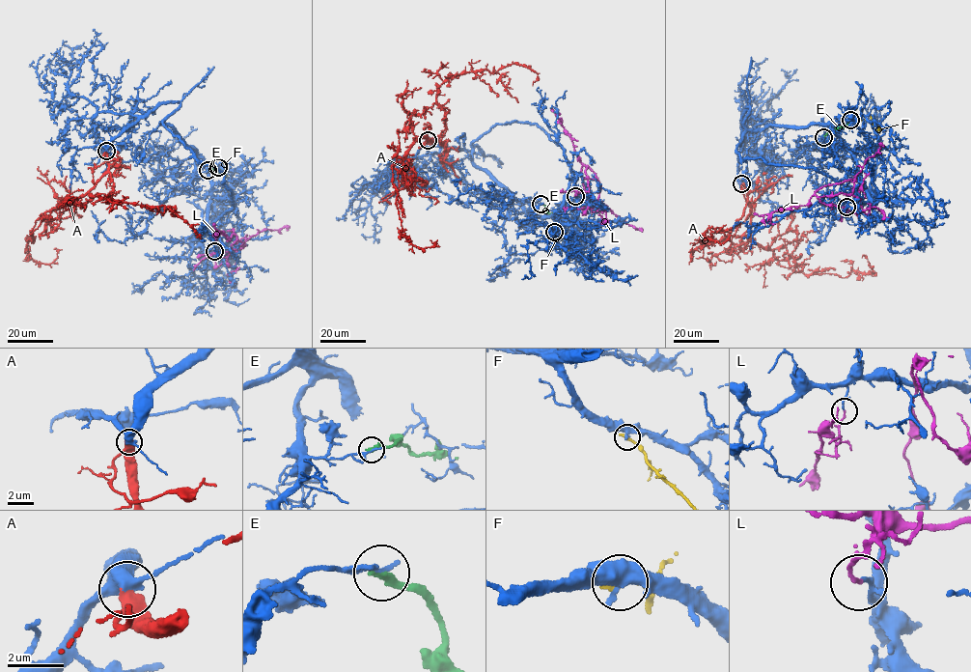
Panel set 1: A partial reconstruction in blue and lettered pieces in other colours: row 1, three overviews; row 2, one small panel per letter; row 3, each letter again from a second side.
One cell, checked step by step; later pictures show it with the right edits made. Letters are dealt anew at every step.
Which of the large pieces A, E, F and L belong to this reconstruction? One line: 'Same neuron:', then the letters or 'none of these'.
Same neuron: A

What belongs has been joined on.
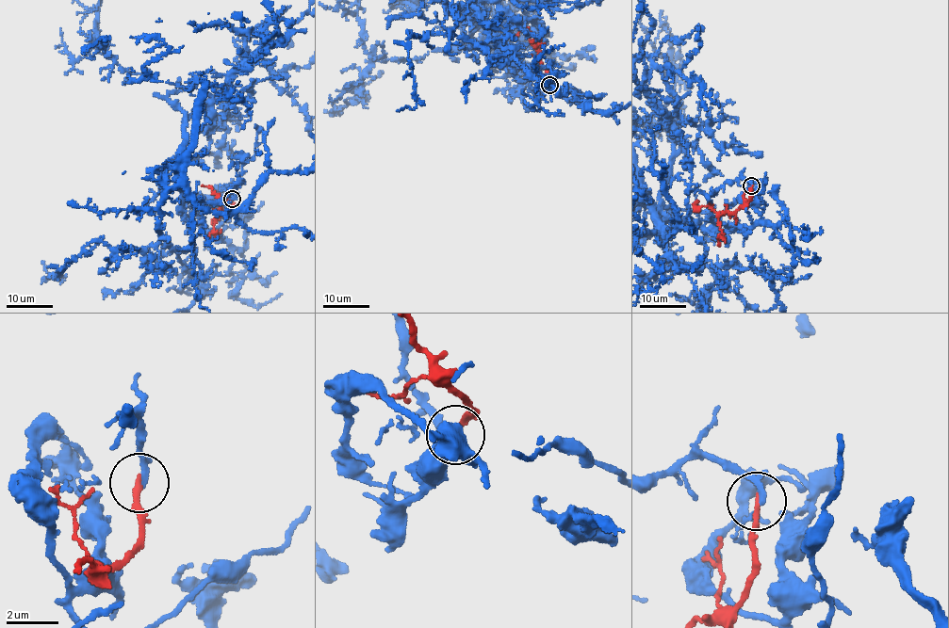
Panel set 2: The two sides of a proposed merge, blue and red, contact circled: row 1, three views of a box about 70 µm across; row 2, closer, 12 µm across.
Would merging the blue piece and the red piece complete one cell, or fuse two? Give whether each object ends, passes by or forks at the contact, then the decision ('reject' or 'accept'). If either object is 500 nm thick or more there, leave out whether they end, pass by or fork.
blue passes by; red ends there; reject

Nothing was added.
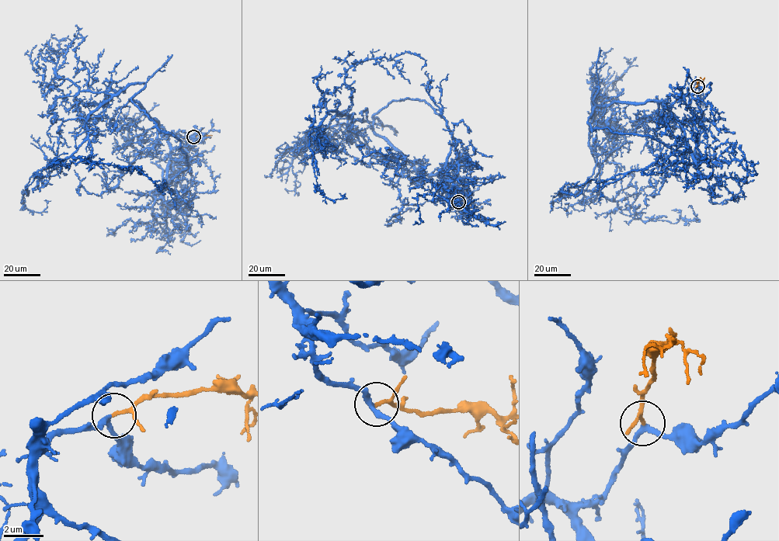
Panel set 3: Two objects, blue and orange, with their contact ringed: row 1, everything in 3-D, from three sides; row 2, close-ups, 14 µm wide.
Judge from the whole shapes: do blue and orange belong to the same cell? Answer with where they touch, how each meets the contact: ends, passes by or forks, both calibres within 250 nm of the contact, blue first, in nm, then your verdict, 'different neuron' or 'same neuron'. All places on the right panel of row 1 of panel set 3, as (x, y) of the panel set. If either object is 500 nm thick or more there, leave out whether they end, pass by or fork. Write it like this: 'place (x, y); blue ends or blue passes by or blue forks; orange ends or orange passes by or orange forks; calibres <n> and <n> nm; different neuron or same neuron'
place (697, 86); blue passes by; orange passes by; calibres 240 and 130 nm; same neuron

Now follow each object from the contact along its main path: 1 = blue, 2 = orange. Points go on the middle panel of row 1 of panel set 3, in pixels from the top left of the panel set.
1: (458, 202), (377, 135), (379, 119), (332, 110), (308, 134), (309, 148), (318, 189), (331, 199), (339, 193)
2: (458, 202), (473, 202), (474, 206)

